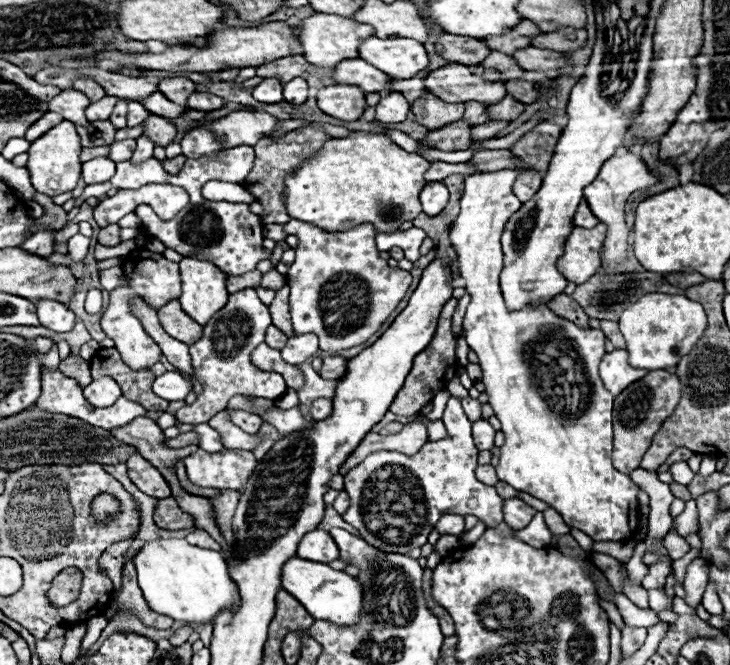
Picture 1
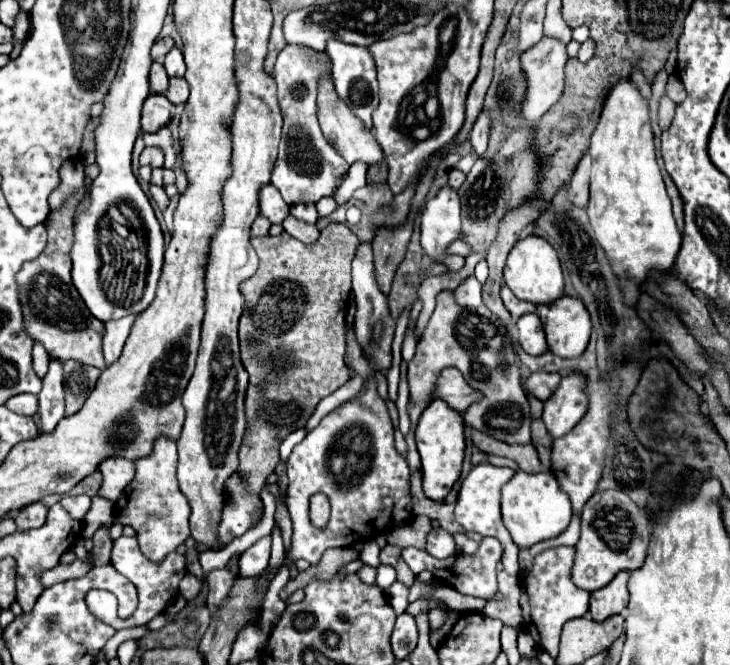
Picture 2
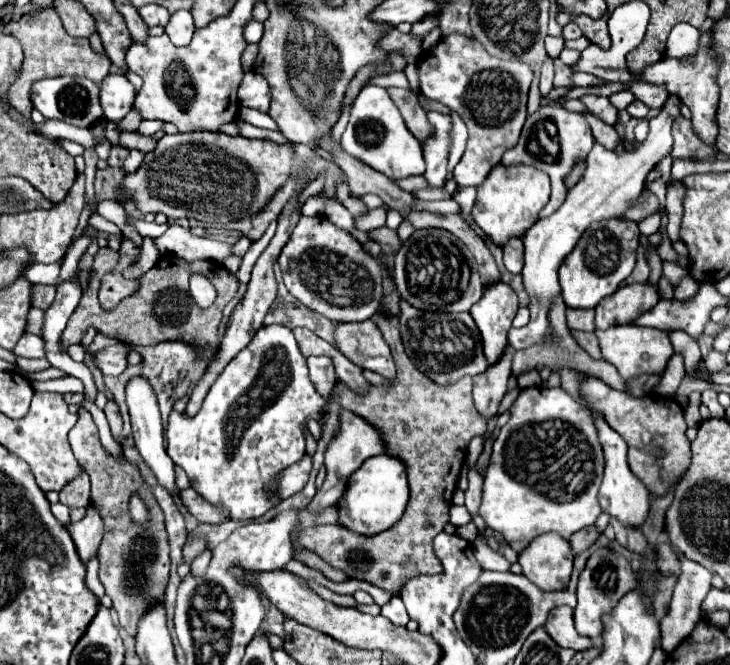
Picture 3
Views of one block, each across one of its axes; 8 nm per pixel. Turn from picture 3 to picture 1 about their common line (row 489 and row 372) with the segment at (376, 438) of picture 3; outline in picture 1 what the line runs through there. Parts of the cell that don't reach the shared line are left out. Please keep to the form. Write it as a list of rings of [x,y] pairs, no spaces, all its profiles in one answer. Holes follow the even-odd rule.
[[[326,356],[322,360],[320,376],[326,380],[338,380],[346,374],[346,364],[348,364],[348,360],[342,356]]]

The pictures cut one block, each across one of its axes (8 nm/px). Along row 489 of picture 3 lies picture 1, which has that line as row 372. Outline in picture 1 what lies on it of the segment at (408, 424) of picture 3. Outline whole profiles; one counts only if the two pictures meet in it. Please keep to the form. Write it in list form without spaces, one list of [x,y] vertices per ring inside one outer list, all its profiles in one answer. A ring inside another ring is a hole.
[[[444,304],[442,318],[438,322],[438,330],[436,330],[432,342],[428,344],[428,348],[422,350],[414,358],[414,366],[412,366],[402,390],[394,398],[394,402],[390,406],[390,412],[398,414],[398,416],[414,416],[414,414],[418,414],[436,396],[436,392],[446,390],[448,382],[454,378],[454,374],[456,374],[456,352],[454,352],[456,336],[452,334],[452,314],[454,314],[454,310],[456,310],[456,304]]]

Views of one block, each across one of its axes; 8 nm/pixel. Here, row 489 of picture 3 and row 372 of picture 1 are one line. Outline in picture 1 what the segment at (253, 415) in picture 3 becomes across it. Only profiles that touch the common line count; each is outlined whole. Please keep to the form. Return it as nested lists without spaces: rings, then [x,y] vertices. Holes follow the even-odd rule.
[[[246,288],[246,290],[230,294],[228,304],[220,312],[216,312],[216,316],[212,316],[212,320],[208,324],[204,324],[202,338],[190,346],[194,376],[202,384],[202,392],[198,394],[196,402],[184,404],[176,412],[176,418],[184,424],[194,424],[192,430],[200,436],[198,446],[202,450],[208,450],[208,452],[222,450],[218,432],[214,428],[210,428],[206,422],[212,416],[216,416],[220,410],[224,410],[232,396],[248,394],[248,396],[276,400],[276,398],[282,398],[284,392],[288,390],[288,386],[280,374],[264,372],[250,362],[252,350],[264,342],[264,334],[270,324],[272,324],[272,318],[270,318],[268,306],[260,302],[254,288]]]

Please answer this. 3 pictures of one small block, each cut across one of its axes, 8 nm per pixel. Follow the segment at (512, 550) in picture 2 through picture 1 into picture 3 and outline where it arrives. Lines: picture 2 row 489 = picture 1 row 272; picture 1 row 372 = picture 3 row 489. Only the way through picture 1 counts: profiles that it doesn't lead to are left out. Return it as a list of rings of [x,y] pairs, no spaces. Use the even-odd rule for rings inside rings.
[[[528,388],[522,390],[516,402],[510,406],[510,420],[496,436],[490,464],[484,474],[482,504],[478,514],[492,530],[500,530],[508,542],[532,542],[536,536],[546,532],[556,532],[564,540],[570,540],[574,532],[592,526],[600,514],[598,488],[602,474],[604,452],[598,442],[598,430],[592,414],[584,410],[584,406],[580,406],[564,388]]]

